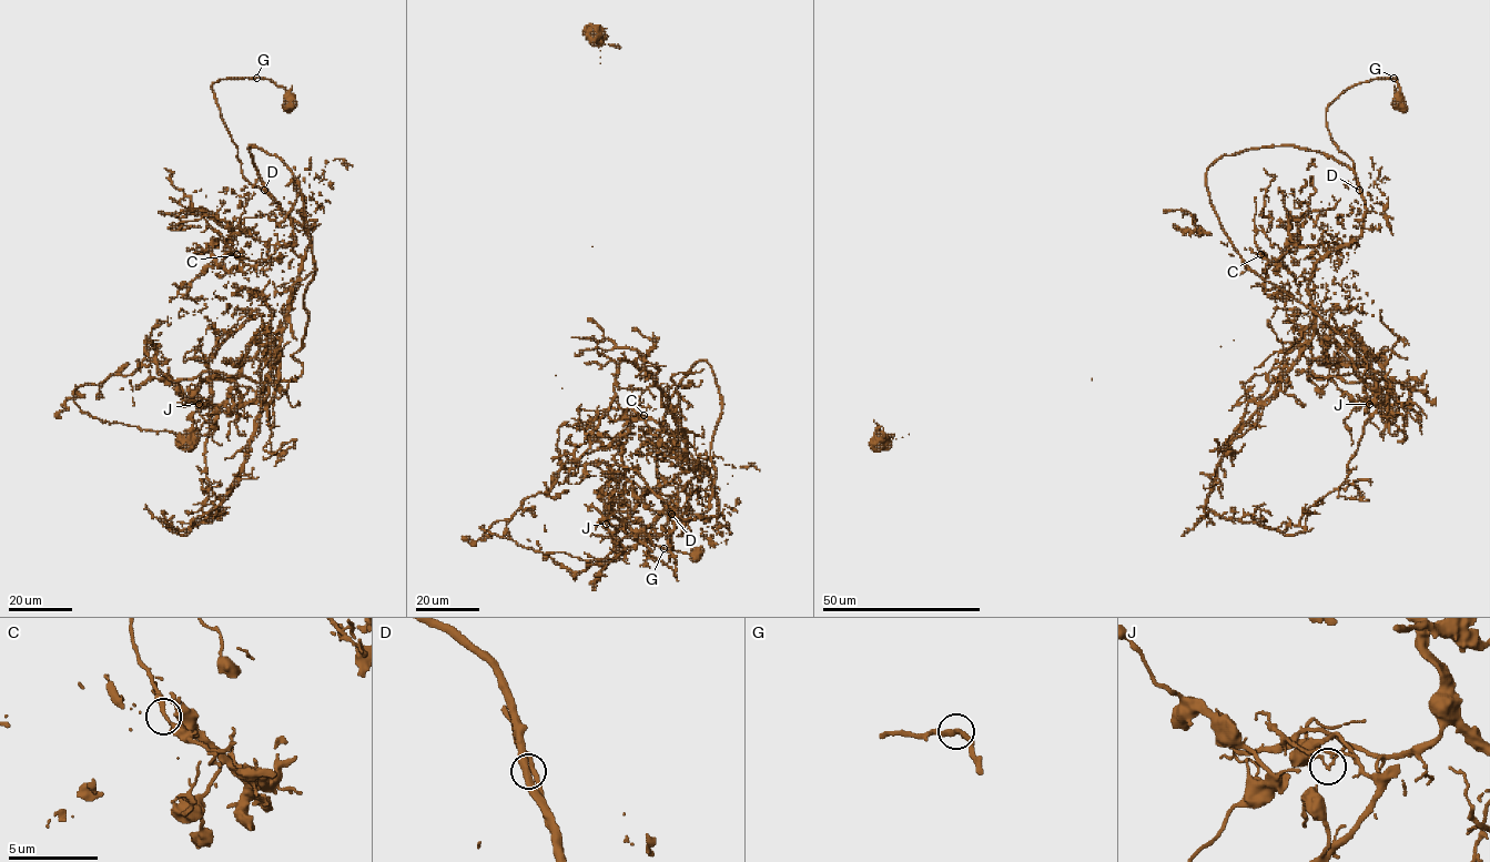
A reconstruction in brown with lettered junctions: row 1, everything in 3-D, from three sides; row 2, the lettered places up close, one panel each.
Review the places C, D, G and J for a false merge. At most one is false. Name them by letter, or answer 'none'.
J

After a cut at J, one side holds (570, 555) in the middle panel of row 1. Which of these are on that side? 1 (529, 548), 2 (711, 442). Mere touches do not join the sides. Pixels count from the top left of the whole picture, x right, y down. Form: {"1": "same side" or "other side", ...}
{"1": "same side", "2": "same side"}

